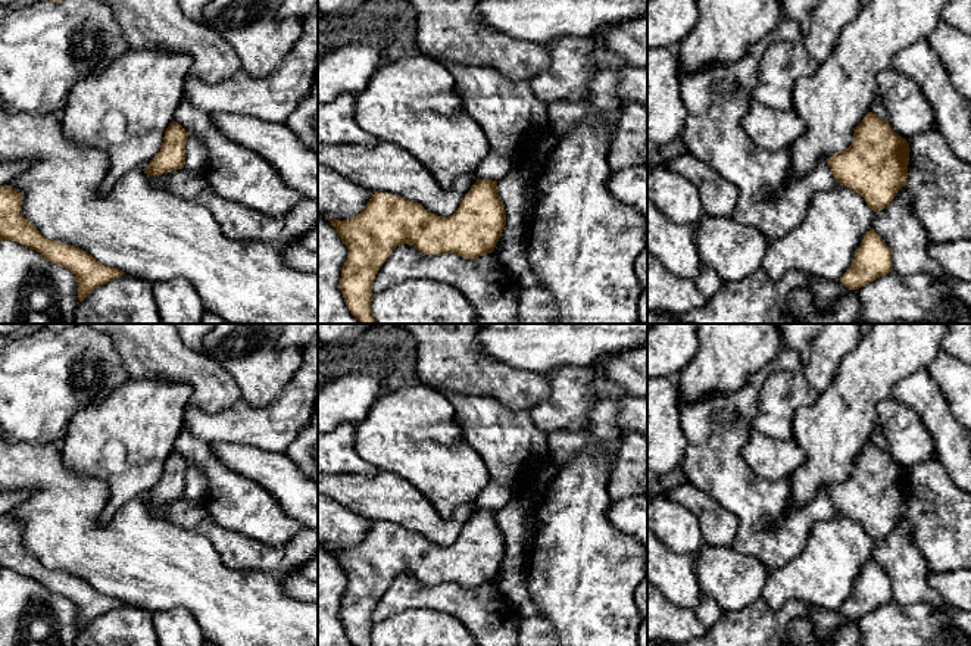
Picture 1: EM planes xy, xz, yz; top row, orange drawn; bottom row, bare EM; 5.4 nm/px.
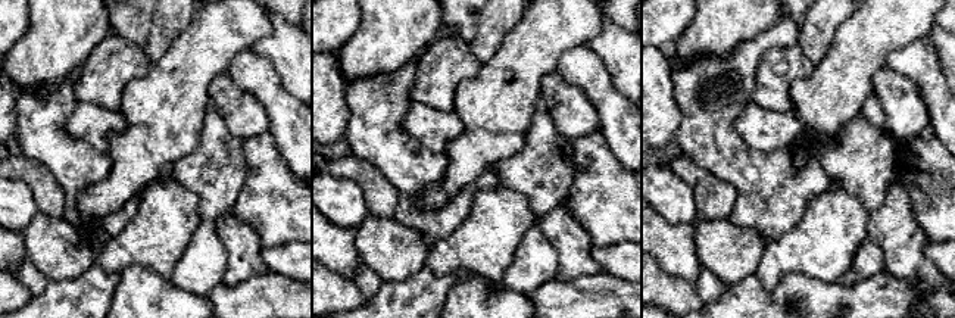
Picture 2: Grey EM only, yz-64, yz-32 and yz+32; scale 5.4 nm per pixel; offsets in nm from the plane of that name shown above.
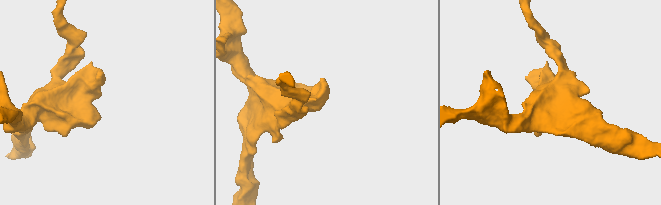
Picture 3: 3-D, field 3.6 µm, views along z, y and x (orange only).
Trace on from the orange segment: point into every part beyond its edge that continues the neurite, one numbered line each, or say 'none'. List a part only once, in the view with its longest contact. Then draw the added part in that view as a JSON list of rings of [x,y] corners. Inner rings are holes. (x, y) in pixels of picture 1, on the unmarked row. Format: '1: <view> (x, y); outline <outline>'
none

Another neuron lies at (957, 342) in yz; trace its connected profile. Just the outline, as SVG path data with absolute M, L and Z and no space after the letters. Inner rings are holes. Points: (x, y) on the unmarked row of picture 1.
M946 324L942 347L950 356L971 365L971 324Z

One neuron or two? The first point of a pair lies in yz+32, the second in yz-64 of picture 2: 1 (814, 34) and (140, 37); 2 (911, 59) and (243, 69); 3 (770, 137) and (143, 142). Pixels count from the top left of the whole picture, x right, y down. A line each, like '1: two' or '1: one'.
1: two
2: one
3: two

